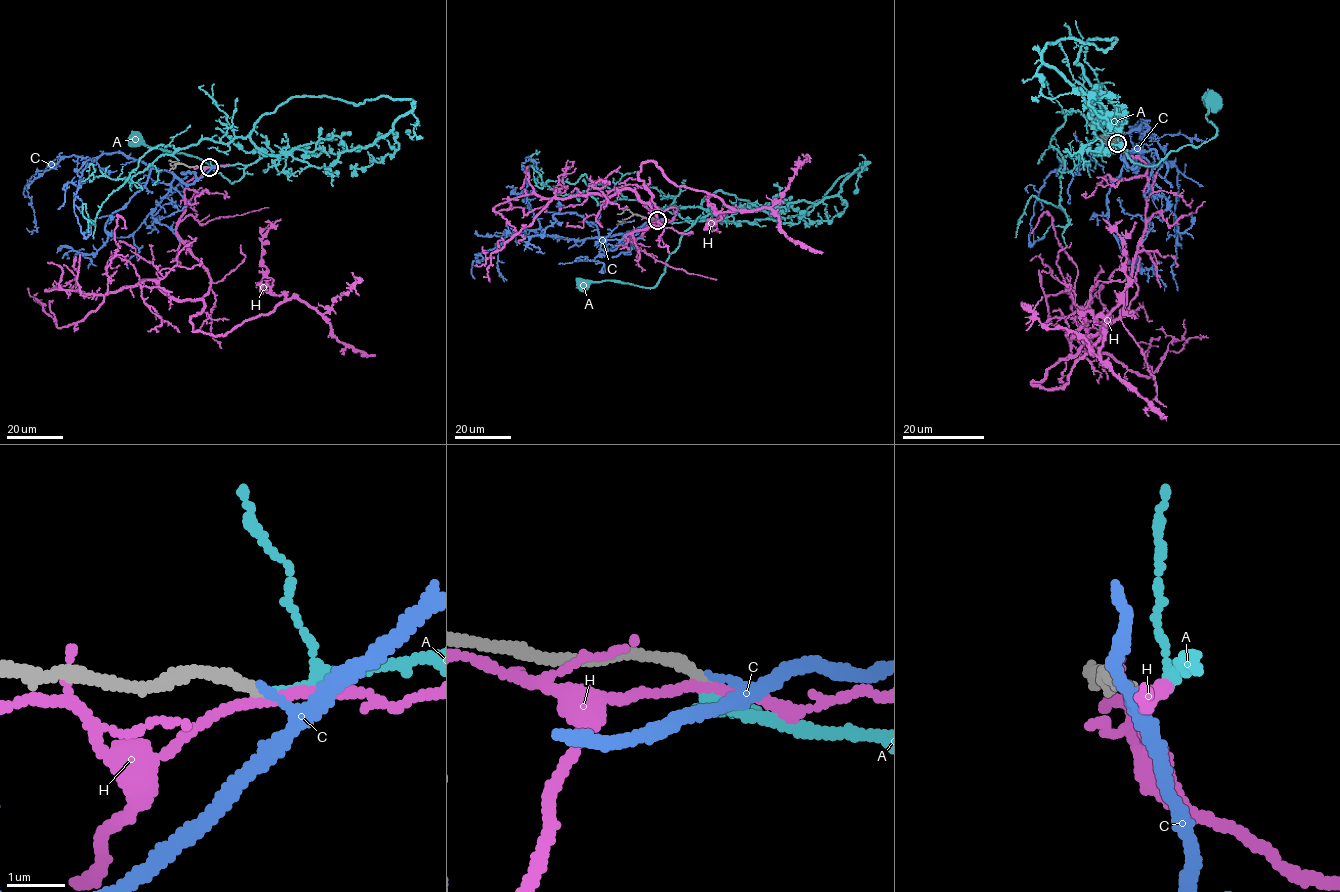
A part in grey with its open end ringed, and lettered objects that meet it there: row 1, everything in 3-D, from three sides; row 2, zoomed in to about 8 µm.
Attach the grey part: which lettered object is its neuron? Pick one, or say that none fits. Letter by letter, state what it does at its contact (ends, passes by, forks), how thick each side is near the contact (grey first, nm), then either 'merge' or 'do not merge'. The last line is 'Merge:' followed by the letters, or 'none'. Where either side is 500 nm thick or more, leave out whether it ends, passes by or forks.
A: it ends | 200/200 nm | merge
C: it passes by | 200/130 nm | do not merge
H: it passes by | 200/150 nm | do not merge
Merge: A

